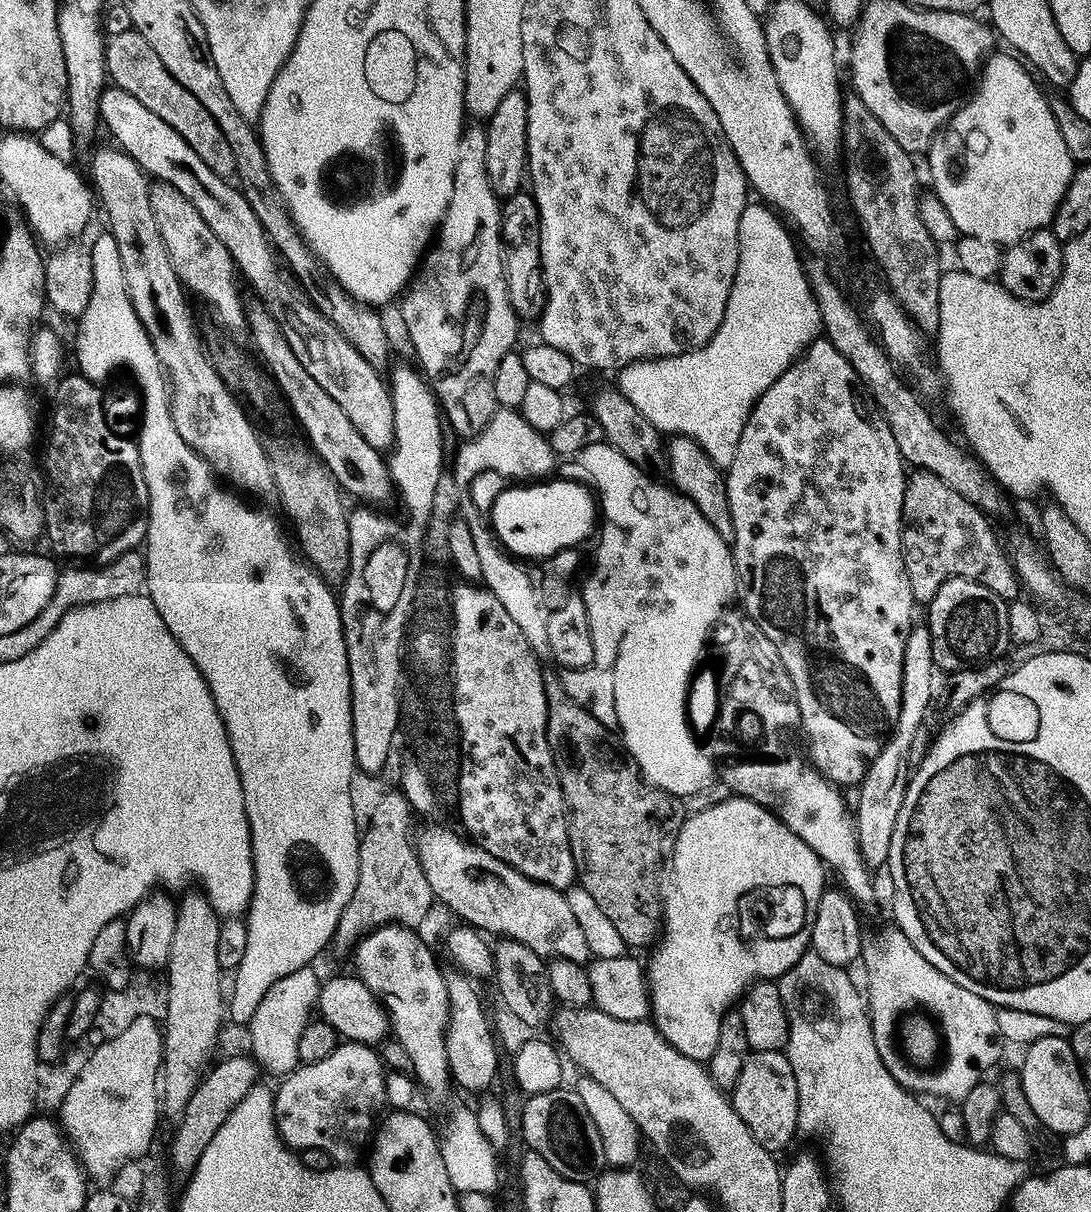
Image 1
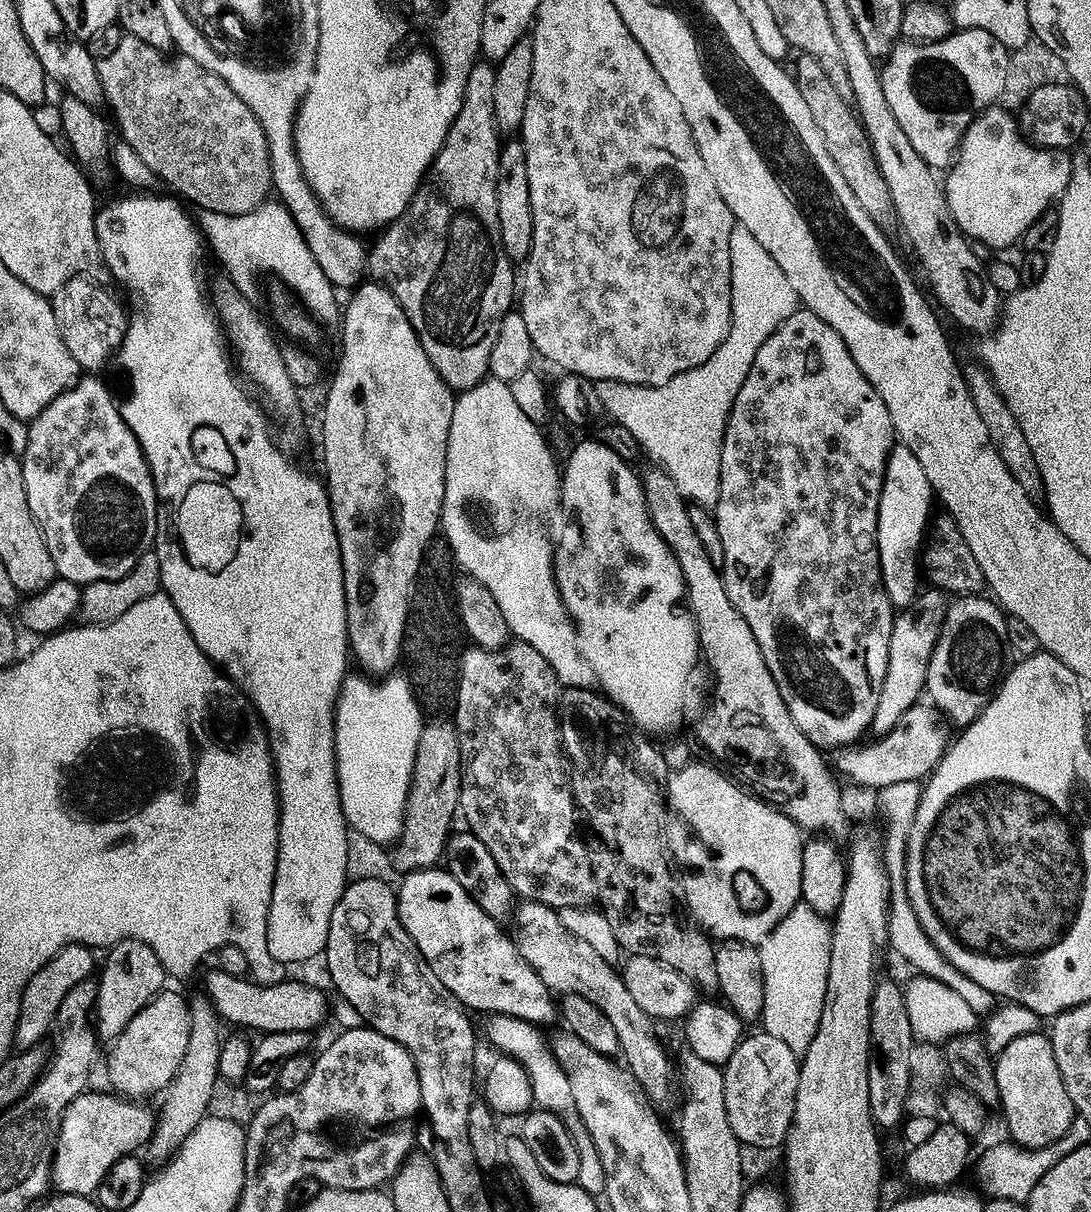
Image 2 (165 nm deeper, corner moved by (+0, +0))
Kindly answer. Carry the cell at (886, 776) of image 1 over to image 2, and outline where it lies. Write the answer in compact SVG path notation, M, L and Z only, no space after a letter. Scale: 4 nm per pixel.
M929 587L917 593L915 599L893 617L886 678L883 679L878 707L872 719L871 731L877 737L892 732L902 714L921 699L925 691L926 670L929 668L933 646L937 644L938 634L941 633L942 622L945 621L947 605L947 595L940 589Z

